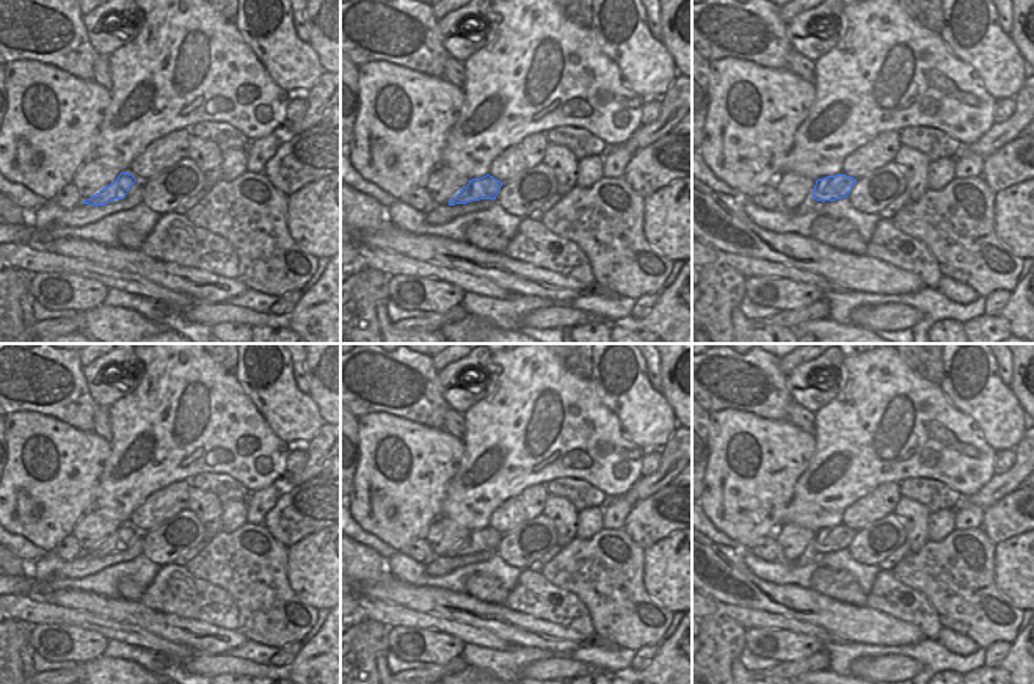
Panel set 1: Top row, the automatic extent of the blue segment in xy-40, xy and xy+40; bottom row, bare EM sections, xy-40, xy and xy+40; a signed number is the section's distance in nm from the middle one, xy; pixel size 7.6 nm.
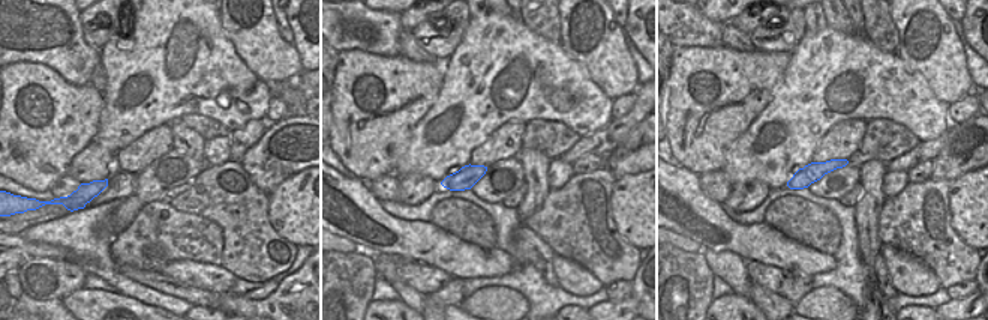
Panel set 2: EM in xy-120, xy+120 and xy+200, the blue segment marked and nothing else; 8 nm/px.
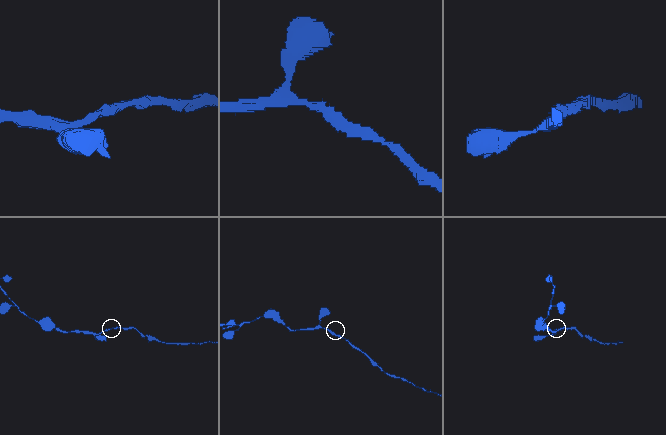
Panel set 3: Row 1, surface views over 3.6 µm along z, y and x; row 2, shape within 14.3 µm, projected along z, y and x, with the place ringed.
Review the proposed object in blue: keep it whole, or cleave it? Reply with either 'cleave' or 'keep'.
keep

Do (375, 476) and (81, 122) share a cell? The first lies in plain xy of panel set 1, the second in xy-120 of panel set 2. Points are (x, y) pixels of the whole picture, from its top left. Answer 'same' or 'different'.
same

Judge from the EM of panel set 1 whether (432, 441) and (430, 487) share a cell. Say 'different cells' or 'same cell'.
same cell

